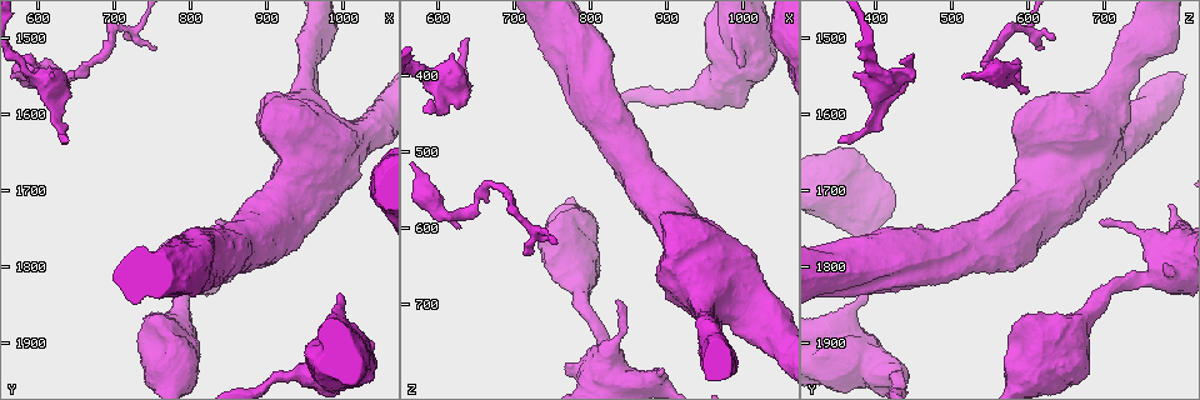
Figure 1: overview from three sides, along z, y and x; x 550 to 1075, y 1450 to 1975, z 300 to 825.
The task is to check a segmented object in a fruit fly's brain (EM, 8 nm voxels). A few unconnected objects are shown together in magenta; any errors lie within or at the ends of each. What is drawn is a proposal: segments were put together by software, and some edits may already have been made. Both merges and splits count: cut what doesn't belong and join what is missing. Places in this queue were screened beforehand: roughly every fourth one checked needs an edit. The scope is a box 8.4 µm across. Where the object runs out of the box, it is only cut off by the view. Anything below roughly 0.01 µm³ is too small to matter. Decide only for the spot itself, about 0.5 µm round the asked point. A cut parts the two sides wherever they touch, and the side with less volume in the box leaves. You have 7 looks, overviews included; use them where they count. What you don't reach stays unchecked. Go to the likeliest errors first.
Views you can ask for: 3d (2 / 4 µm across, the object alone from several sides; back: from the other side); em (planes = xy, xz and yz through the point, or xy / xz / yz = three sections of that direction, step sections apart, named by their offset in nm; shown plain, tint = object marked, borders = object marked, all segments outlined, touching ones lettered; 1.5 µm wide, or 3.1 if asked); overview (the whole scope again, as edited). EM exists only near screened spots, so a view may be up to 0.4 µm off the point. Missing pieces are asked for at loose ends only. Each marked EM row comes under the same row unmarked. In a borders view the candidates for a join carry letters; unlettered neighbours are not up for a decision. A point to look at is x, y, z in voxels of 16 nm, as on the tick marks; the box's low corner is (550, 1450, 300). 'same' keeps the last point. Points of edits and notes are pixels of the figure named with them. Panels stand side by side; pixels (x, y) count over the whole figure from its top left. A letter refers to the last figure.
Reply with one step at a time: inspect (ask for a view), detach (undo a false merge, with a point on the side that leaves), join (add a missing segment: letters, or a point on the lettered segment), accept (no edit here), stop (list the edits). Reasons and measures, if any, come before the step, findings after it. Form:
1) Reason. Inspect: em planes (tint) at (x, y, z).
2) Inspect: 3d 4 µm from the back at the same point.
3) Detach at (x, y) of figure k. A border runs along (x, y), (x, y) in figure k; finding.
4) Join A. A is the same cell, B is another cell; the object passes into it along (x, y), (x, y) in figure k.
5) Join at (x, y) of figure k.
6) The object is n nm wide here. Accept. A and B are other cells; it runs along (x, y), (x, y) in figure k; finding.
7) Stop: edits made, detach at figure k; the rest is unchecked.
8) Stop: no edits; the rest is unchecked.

Stops while still wide. Inspect: 3d 2 µm at (765, 1800, 775).

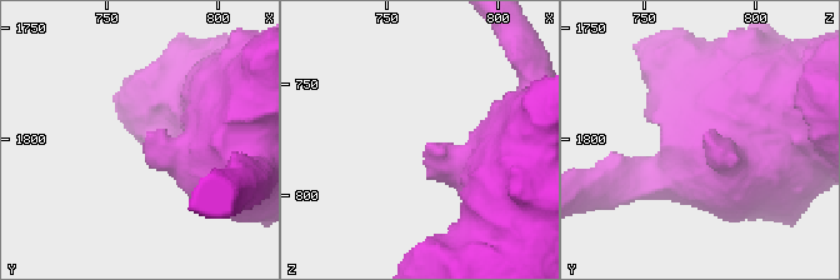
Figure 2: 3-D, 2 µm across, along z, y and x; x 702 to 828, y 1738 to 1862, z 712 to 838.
Shape alone is not enough. Inspect: em yz step 4 (tint) at (767, 1796, 779).

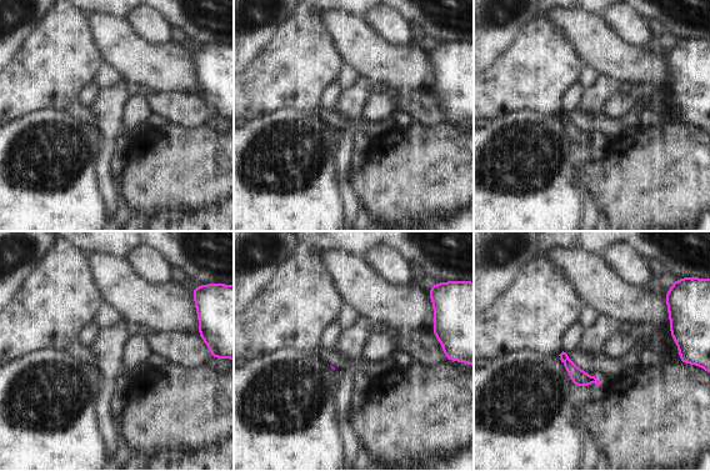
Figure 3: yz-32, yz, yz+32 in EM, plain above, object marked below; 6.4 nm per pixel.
Inspect: em yz step 4 (borders) at the same point.

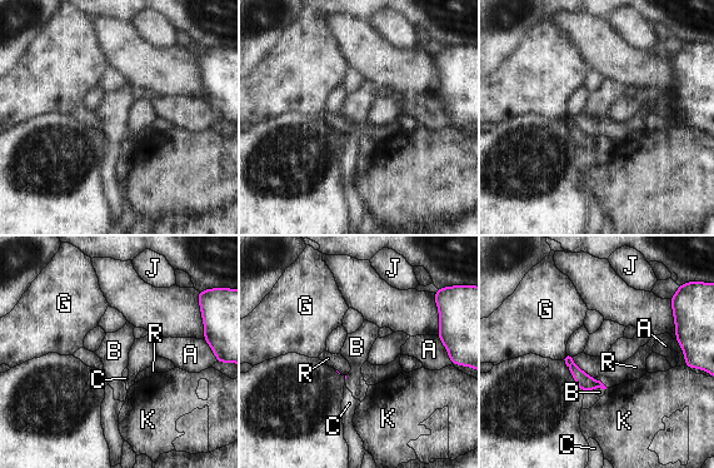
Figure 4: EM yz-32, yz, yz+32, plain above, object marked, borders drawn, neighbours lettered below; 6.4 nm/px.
Accept. A, B, C, G, J, K and R are other cells; a border runs along (570, 357), (593, 378) in figure 4; no lettered segment goes on from it.

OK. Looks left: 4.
Tapers out. Inspect: 3d 2 µm at (640, 1635, 350).

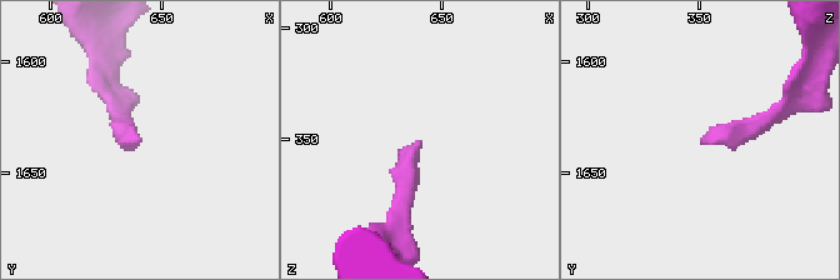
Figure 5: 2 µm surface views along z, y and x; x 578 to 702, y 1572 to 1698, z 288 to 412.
Shape alone is not enough. Inspect: em yz step 4 (tint) at (638, 1634, 350).

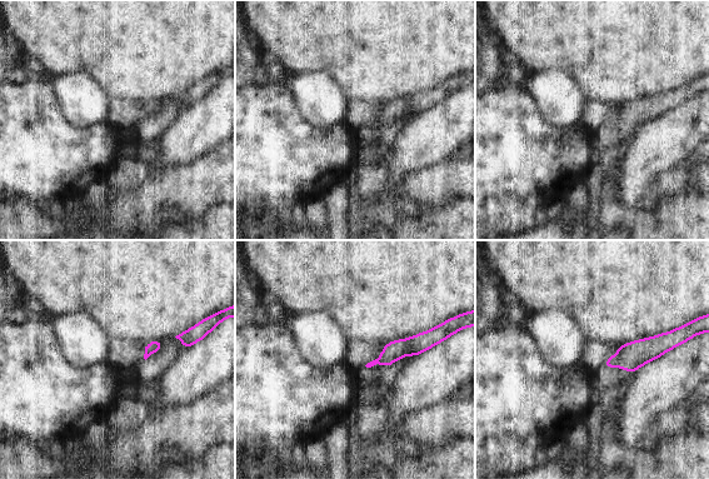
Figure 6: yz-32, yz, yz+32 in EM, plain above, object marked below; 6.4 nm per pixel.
Inspect: em planes (borders) at the same point.

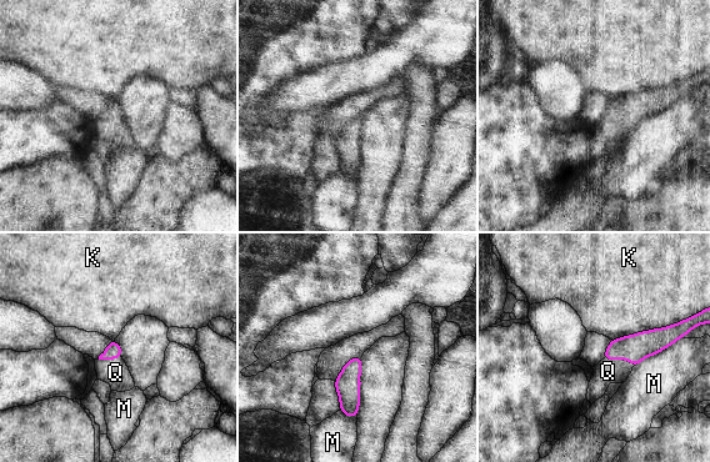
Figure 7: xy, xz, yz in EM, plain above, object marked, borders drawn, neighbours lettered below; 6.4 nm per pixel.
The object is 100 nm wide here. Join Q. Q is the same cell, K and M are other cells; it goes on there.

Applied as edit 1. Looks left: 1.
Calibre changes. Inspect: em planes (borders) at (995, 1870, 360).

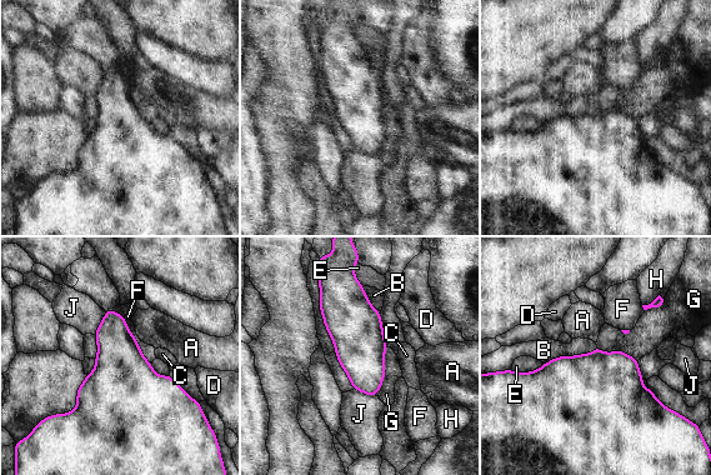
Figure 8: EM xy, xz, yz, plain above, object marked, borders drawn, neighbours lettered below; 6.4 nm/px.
Accept. A, B, C, D, E, F, G, H and J are other cells; a border runs along (387, 348), (384, 380), (375, 395) in figure 8; one neuron here.

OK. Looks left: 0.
Stop: edits made, join at figure 7; the rest is unchecked.

